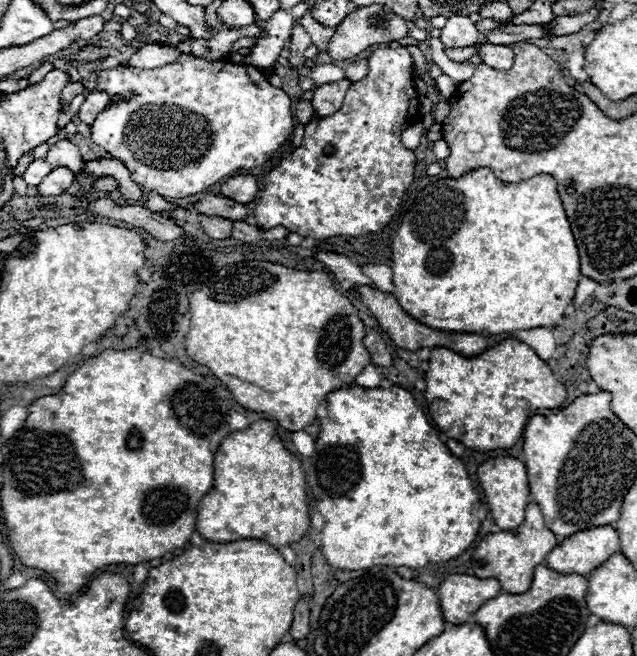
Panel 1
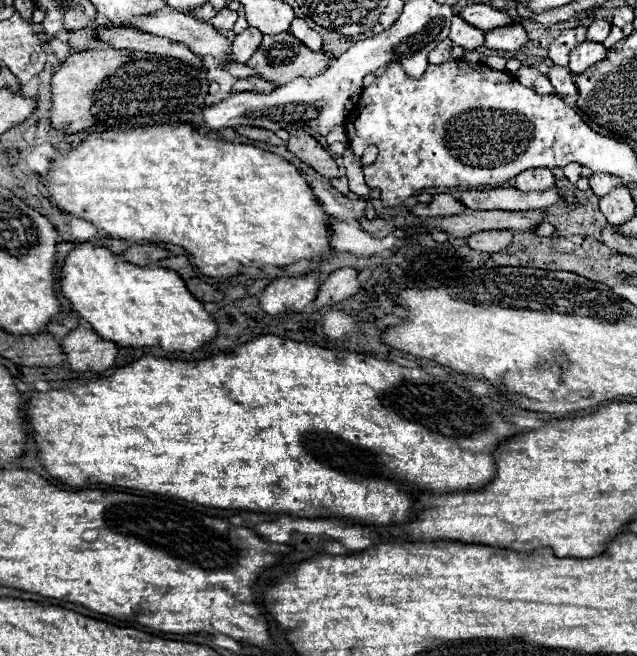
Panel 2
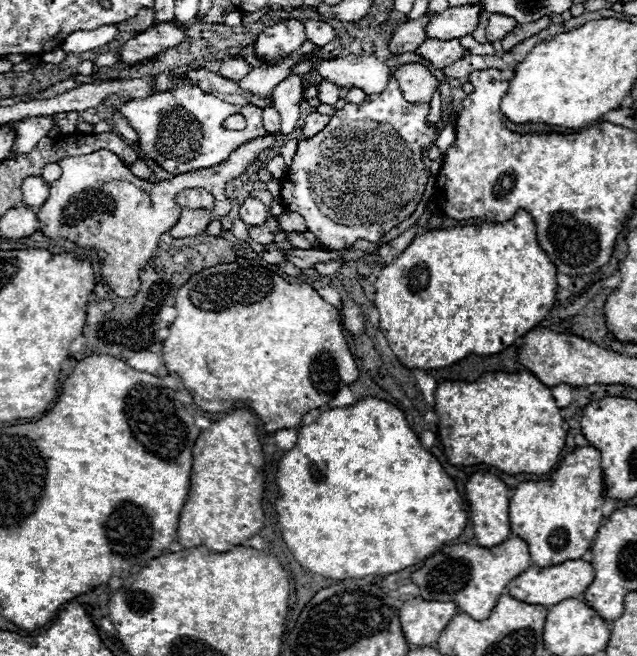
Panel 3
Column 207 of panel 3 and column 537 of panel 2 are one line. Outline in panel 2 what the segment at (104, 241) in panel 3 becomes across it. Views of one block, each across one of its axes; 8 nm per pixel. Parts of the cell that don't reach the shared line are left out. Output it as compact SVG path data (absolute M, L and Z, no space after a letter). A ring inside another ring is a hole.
M532 168L520 172L514 182L514 188L518 190L544 190L554 184L554 174L548 168Z

